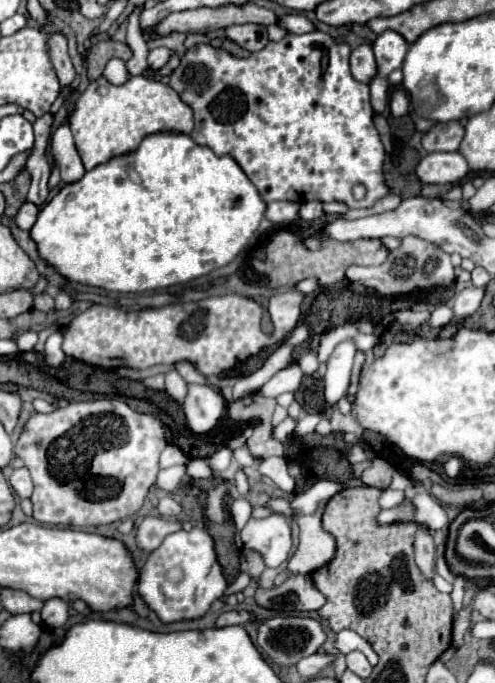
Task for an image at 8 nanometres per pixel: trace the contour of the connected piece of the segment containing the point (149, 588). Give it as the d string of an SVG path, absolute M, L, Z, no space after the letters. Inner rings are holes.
M175 531L155 549L139 571L137 593L145 605L163 621L193 621L201 619L211 603L223 595L227 581L217 563L215 543L207 531Z

